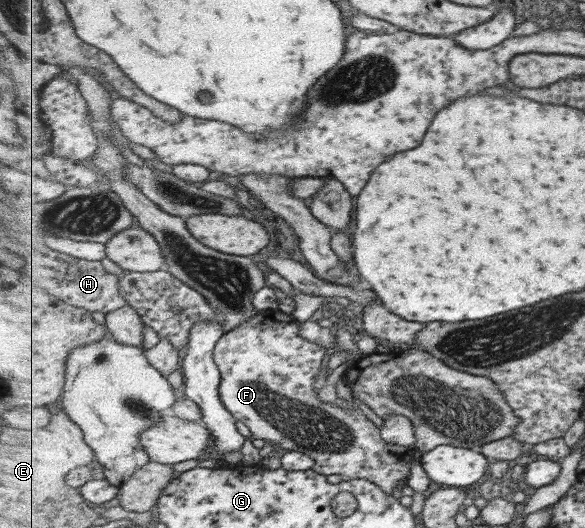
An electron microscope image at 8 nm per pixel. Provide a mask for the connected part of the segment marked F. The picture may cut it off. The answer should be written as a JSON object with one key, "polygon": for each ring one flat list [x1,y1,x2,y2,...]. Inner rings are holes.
{"polygon":[[271,309,264,311,261,310,255,318,251,318,248,322,245,322,244,326,237,327,235,331,224,333,224,338,221,338,220,343,217,343,215,359,217,366,220,368,222,373,220,393,221,400,223,400,225,403,225,408,231,411,237,420,241,421,248,427,254,438,262,439,269,443,277,443,281,445,281,447,290,451,299,450,300,452,309,454,311,457,313,457,313,459,315,459,315,461,317,461,317,464,315,464,313,467,313,470,316,473,325,476,339,475,346,479,368,479,369,481,379,485,379,487,384,488,388,494,393,493,393,491,395,491,395,487,399,487,399,485,401,485,403,481,407,481,409,475,411,475,411,461,413,461,413,455,415,455,415,451,417,451,417,449,415,446,407,447,387,443,384,440,381,430,377,428,377,425,375,425,373,421,365,418,361,412,353,409,351,409,351,412,347,412,347,410,337,407,337,405,334,405,334,403,323,403,323,401,319,399,319,393,317,393,318,391,315,391,315,381,317,381,319,373,323,371,323,363,325,363,325,357,327,357,328,353,323,347,321,347,320,344,312,343,311,341,304,339,304,337,300,335,300,330,301,323,296,319,295,316,292,314,283,313,278,309]]}

